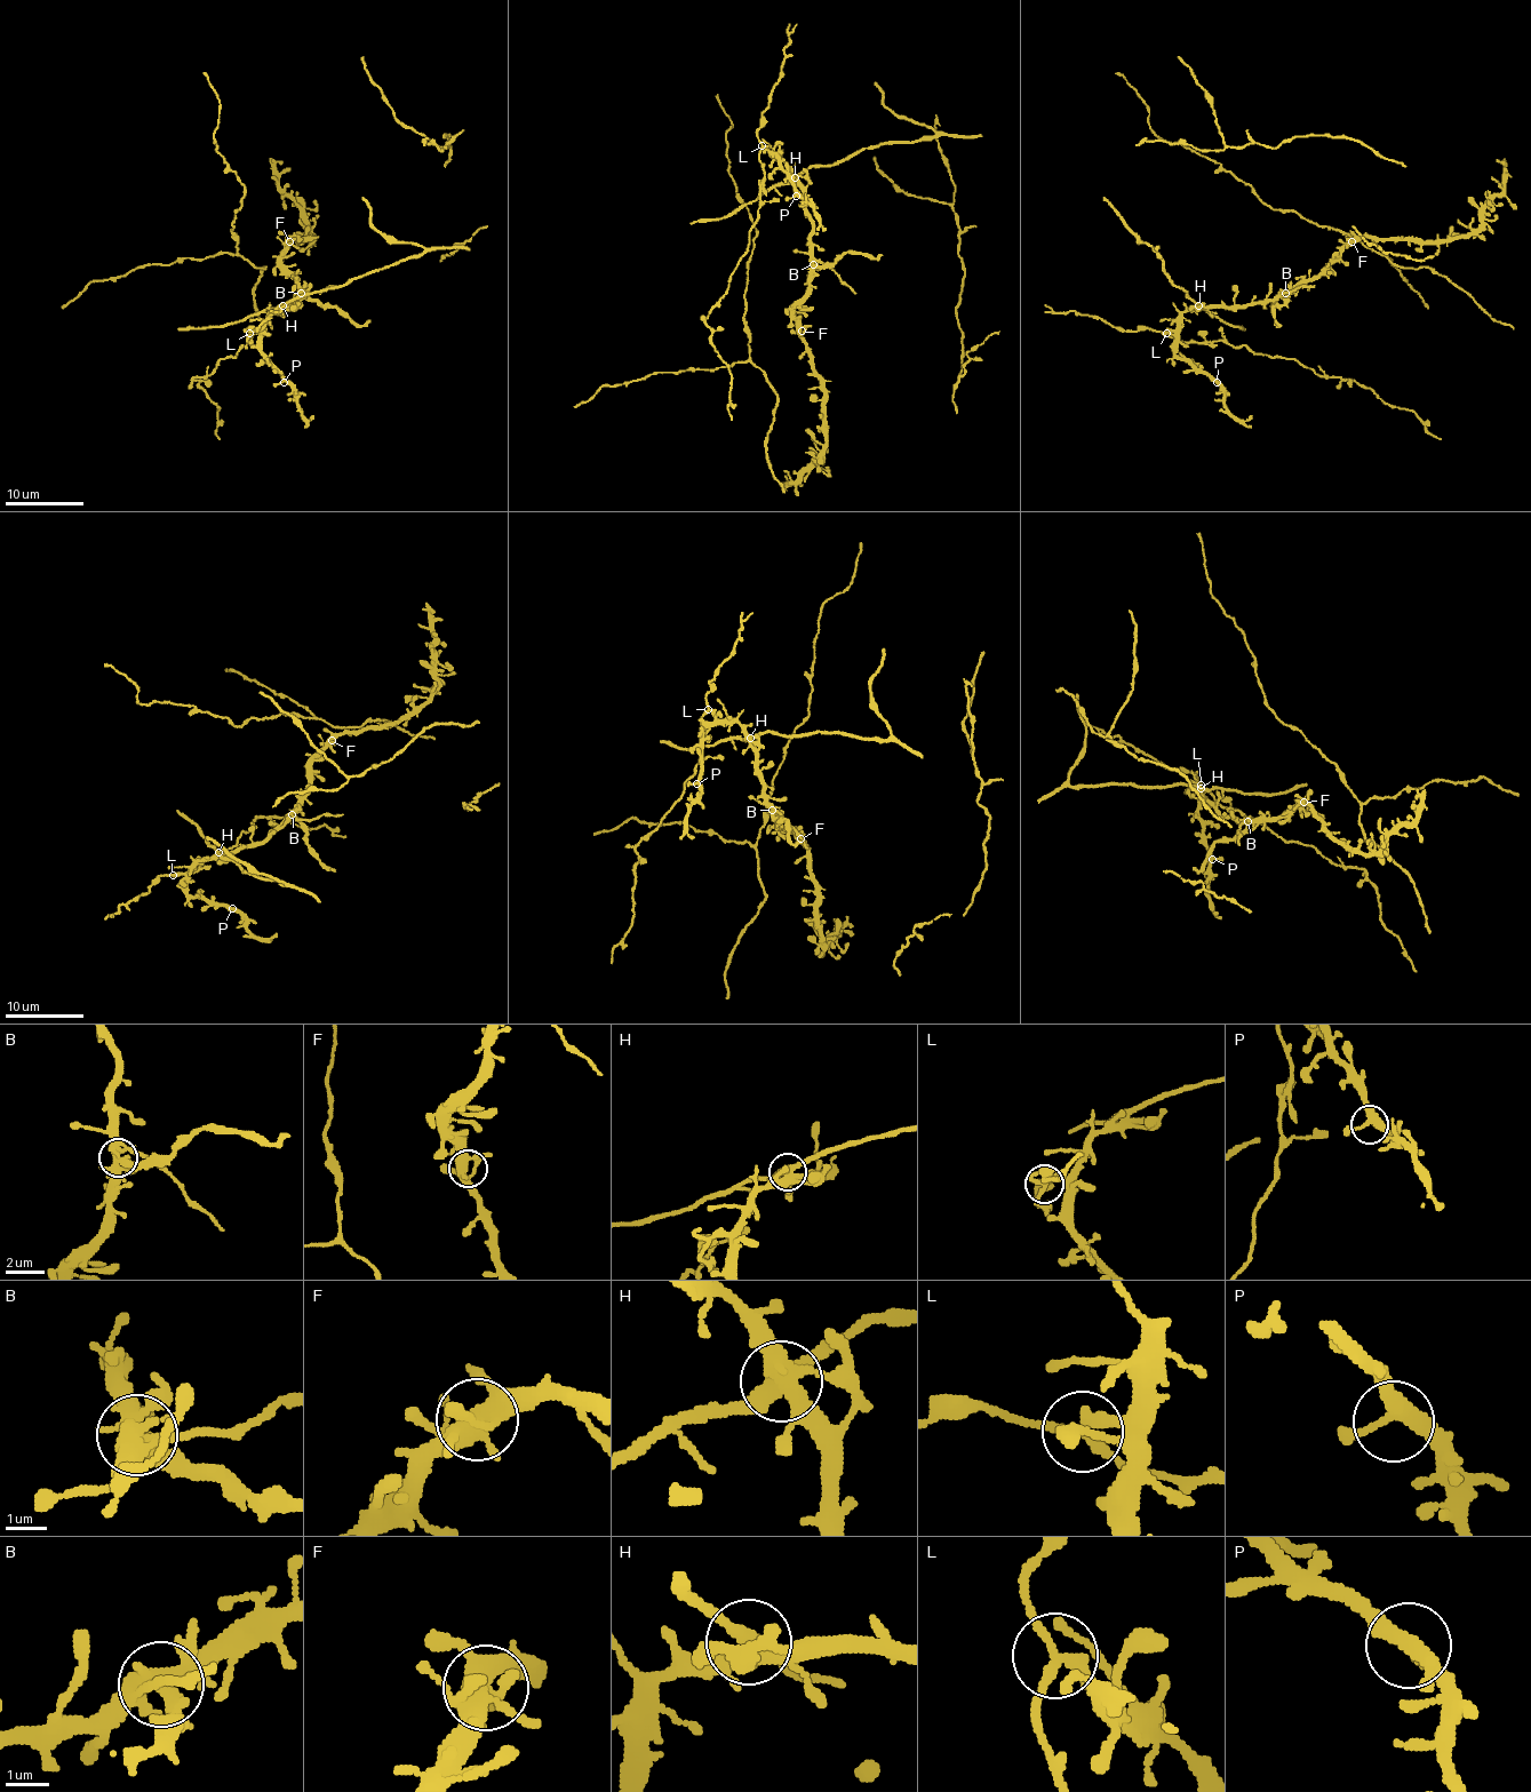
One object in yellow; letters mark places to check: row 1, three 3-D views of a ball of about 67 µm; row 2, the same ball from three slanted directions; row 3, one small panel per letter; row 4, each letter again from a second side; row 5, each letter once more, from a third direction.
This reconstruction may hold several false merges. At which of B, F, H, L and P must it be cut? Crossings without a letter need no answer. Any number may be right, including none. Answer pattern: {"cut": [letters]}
{"cut": ["B", "H", "L"]}

